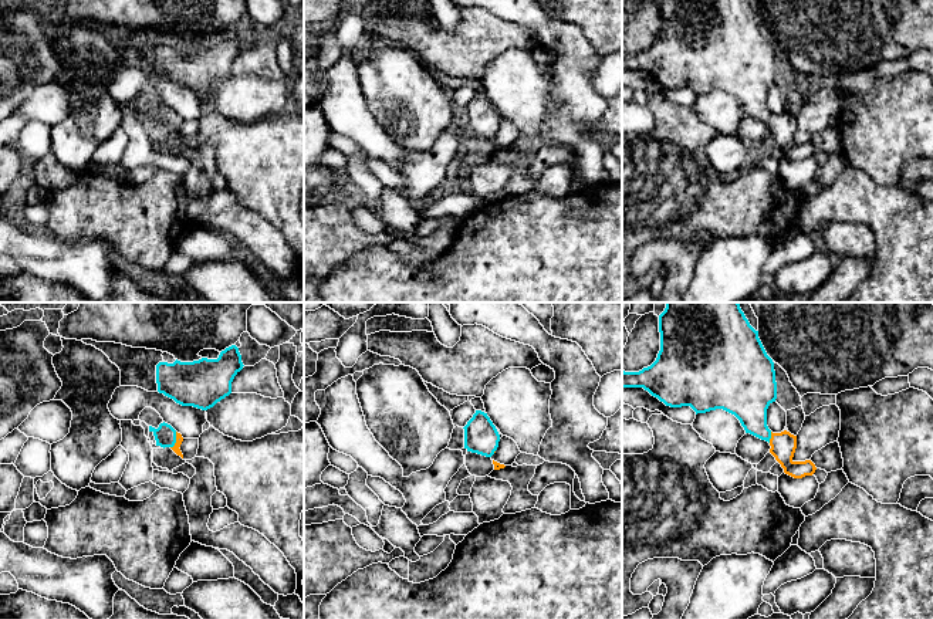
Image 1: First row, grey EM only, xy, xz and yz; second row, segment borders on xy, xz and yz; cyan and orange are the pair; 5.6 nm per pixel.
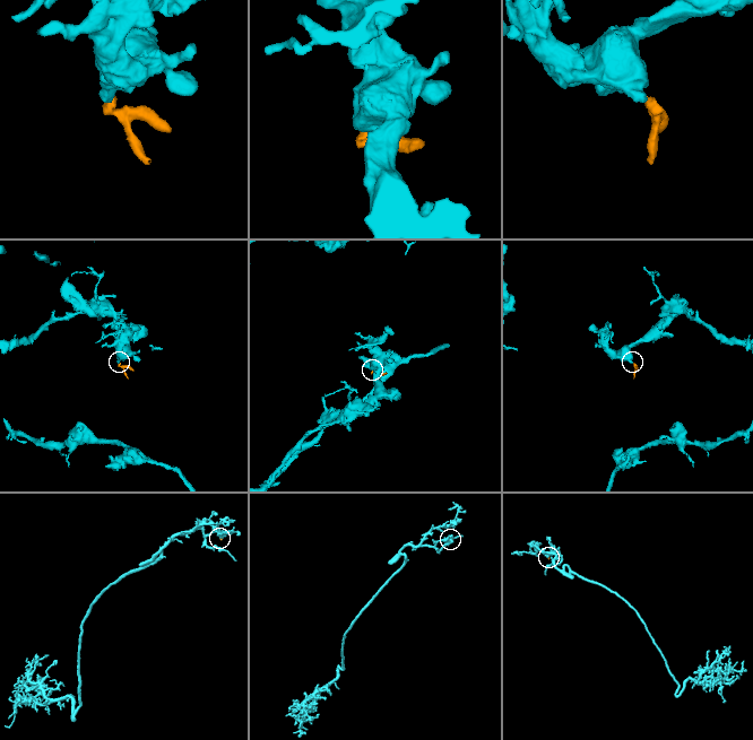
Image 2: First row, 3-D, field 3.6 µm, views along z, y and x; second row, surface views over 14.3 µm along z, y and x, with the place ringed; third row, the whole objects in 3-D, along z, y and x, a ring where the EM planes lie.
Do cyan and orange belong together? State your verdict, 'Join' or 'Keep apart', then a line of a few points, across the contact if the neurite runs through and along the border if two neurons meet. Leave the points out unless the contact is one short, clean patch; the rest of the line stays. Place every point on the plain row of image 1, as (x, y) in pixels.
Join. Line: xy (165, 117), (175, 122), (179, 121)

